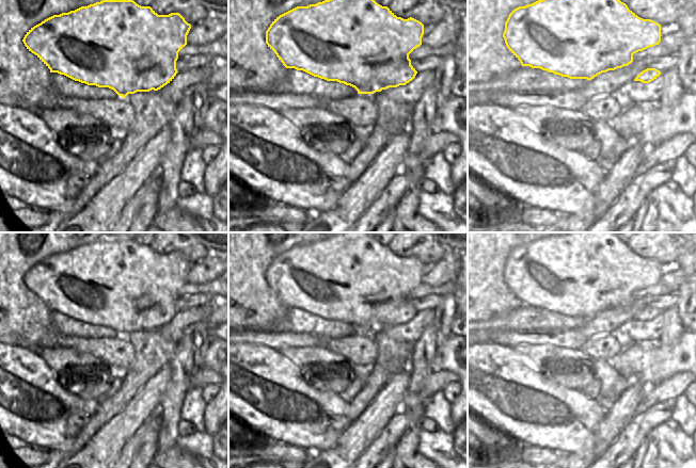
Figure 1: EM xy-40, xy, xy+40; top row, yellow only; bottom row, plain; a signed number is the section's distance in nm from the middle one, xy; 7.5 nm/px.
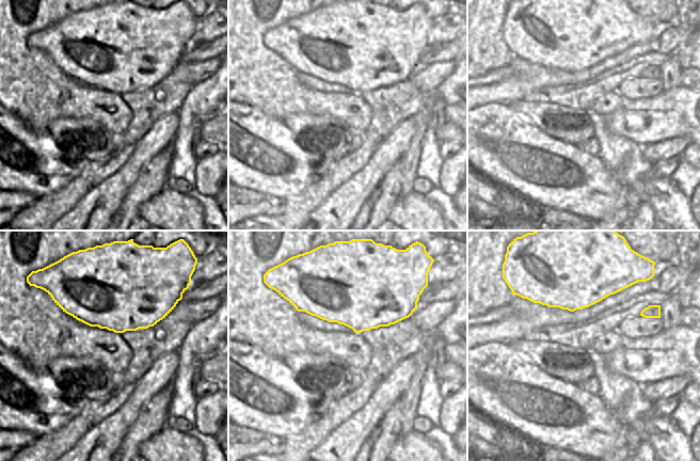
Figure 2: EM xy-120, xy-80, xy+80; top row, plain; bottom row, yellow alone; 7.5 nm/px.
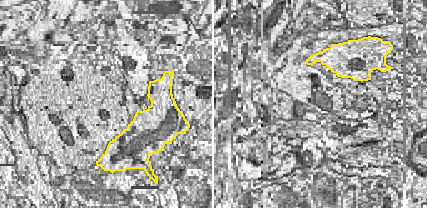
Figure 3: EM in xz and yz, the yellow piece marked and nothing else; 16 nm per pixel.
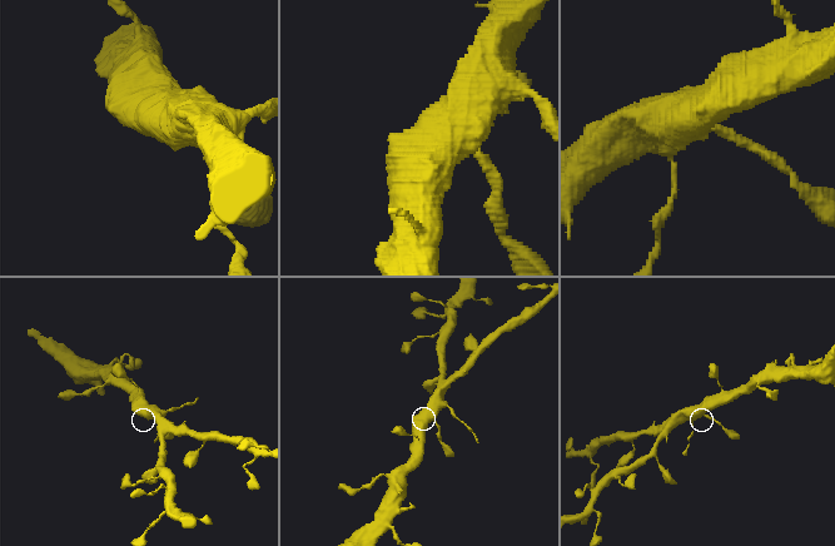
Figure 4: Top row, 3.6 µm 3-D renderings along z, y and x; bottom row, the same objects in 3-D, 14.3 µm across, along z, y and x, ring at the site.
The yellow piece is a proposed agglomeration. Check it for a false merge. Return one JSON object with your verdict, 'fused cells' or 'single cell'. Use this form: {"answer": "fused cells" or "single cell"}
{"answer": "single cell"}

